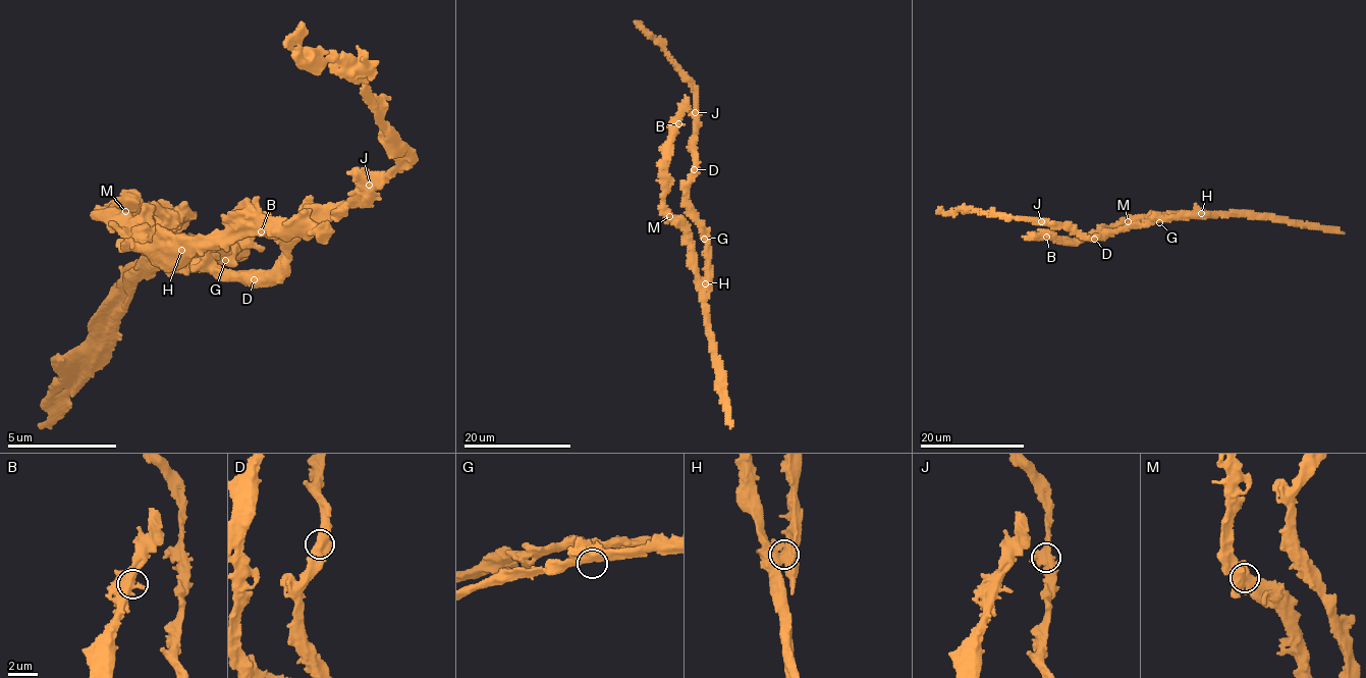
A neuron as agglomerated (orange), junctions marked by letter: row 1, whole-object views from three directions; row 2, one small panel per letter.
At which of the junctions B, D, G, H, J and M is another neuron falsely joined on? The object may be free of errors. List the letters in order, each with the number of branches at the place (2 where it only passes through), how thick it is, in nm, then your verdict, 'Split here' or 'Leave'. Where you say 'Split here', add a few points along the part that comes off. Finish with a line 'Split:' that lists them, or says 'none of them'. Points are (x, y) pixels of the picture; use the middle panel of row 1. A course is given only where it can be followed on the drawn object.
B: Branches: 3. Thickness 550 nm. Leave
D: Branches: 3. Thickness 600 nm. Leave
G: Branches: 3. Thickness 440 nm. Leave
H: Branches: 4. Thickness 600 nm. Split here. Course of the part to remove: (705, 283), (706, 235), (692, 211), (688, 185), (693, 178), (696, 153), (695, 86), (637, 21)
J: Branches: 2. Thickness 550 nm. Leave
M: Branches: 4. Thickness 650 nm. Leave
Split: H

